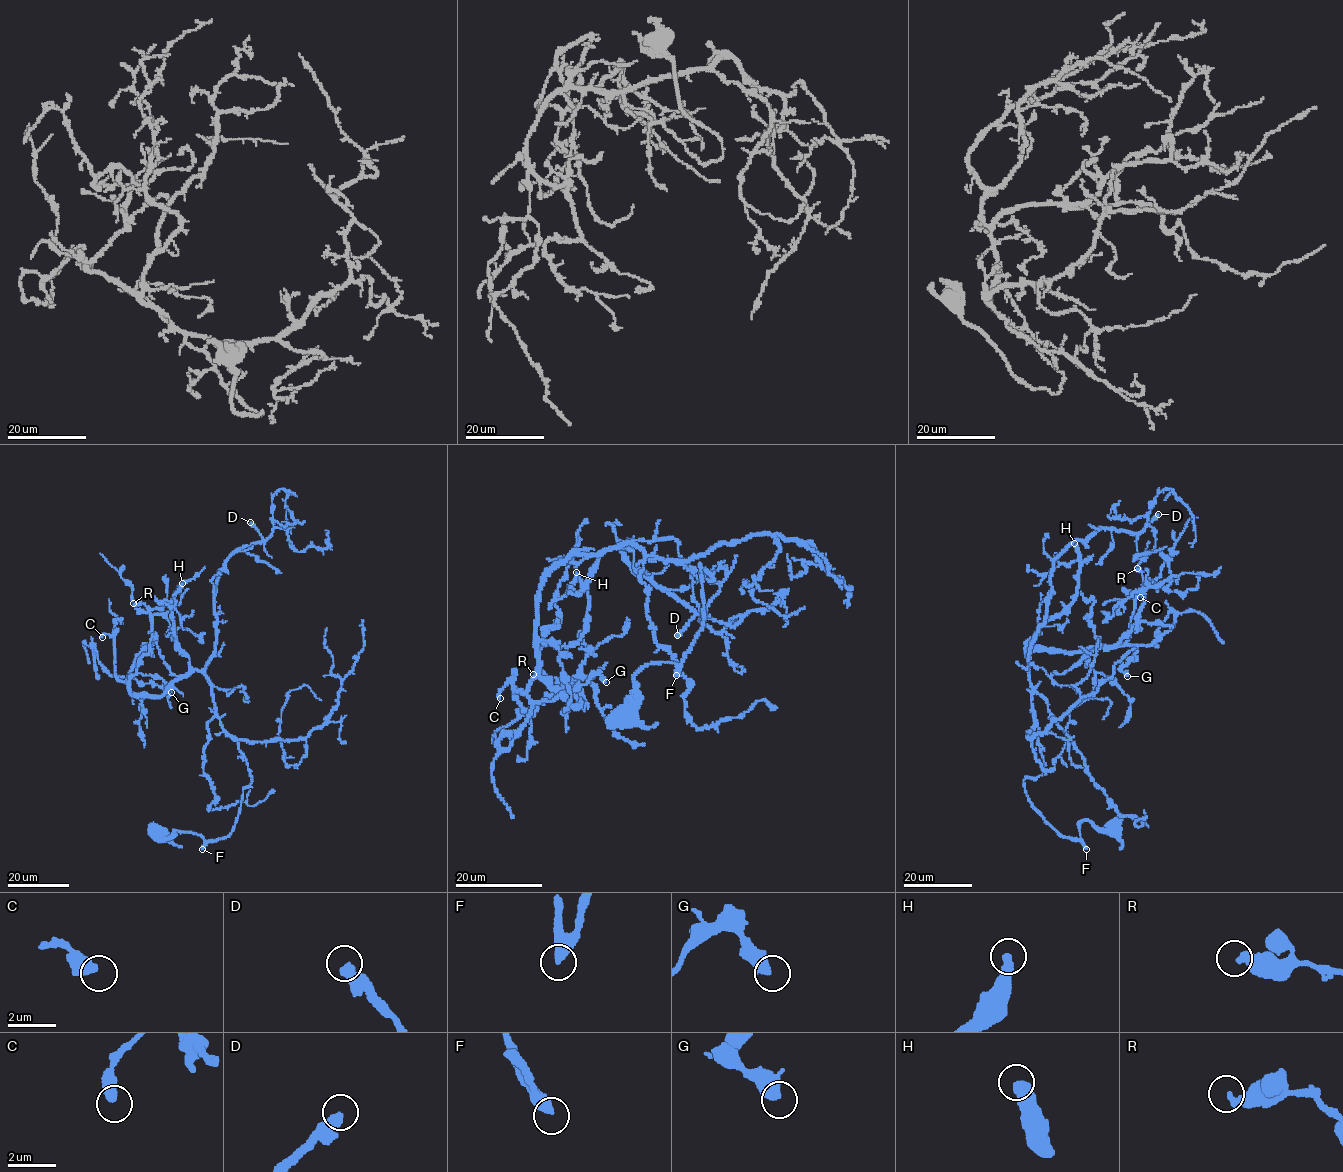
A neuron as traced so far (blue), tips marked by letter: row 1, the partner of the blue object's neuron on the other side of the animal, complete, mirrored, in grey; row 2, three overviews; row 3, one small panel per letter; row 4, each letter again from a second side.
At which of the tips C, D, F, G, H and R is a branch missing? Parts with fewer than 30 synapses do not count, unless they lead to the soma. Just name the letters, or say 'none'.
H

